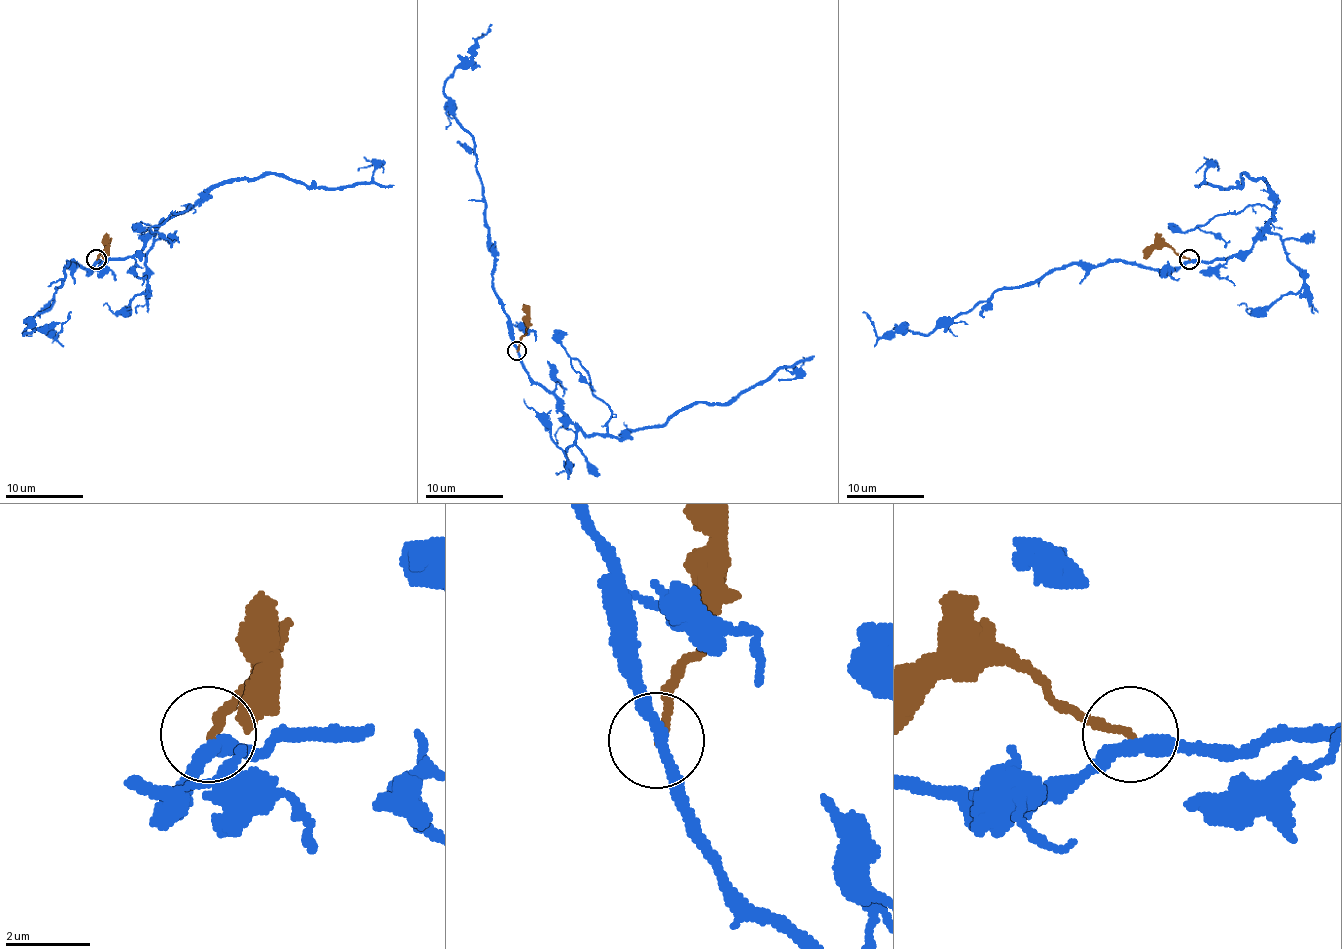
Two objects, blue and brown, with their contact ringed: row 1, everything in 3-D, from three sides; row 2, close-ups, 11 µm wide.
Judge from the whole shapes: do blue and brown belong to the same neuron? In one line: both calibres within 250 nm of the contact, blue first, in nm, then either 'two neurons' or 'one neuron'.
280/190 nm | two neurons

